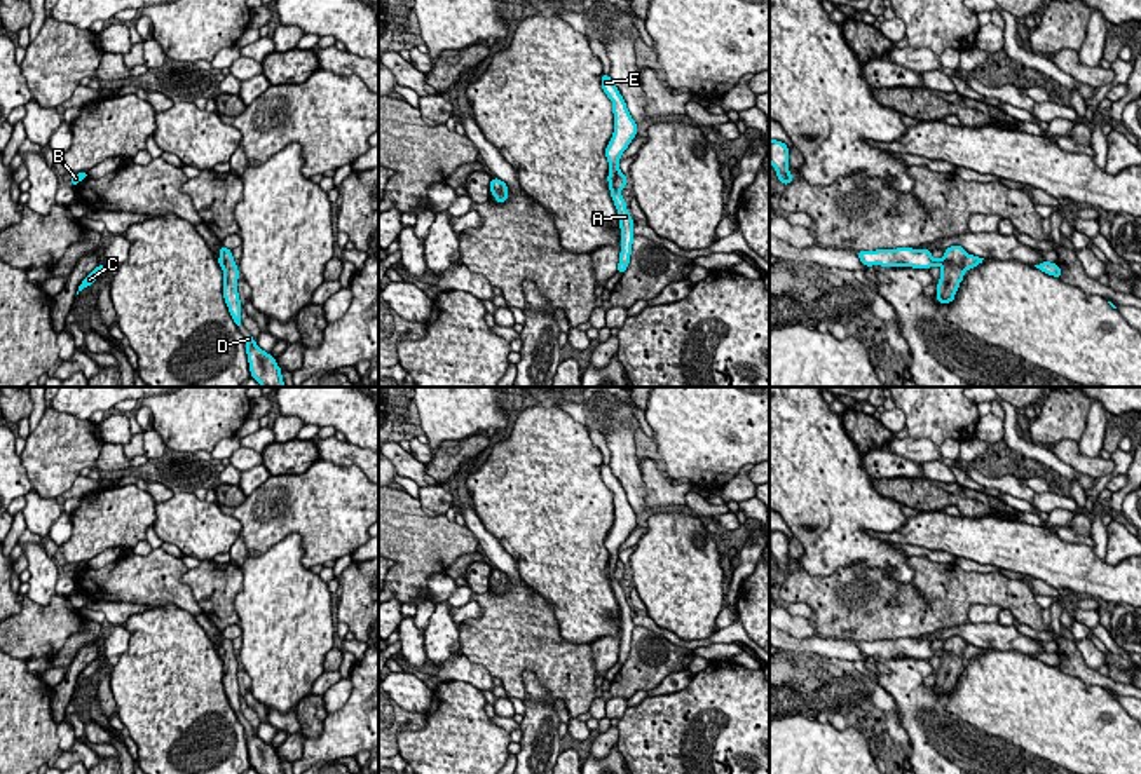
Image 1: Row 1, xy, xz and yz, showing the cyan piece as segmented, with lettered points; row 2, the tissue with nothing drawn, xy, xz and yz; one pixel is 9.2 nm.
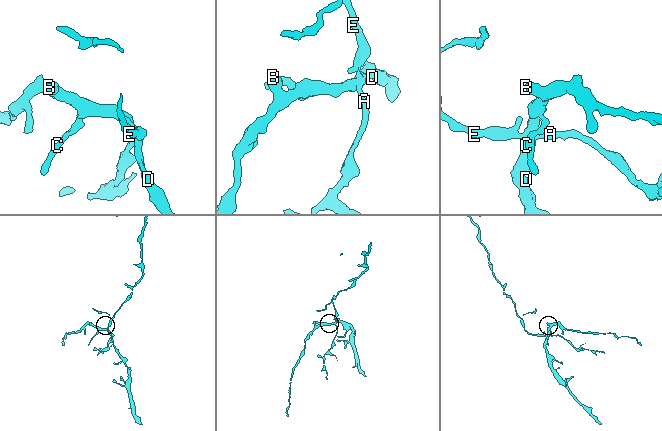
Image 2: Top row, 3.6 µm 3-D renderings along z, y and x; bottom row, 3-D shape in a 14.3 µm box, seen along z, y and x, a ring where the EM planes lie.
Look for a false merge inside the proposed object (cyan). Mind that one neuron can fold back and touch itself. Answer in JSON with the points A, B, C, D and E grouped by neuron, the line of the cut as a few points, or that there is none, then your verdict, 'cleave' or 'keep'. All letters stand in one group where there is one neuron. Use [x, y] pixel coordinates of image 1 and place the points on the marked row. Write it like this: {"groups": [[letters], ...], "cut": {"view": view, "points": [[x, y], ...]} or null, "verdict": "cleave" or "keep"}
{"groups": [["A", "E"], ["B", "C", "D"]], "cut": {"view": "xz", "points": [[618, 168], [613, 178], [613, 187], [618, 192]]}, "verdict": "cleave"}

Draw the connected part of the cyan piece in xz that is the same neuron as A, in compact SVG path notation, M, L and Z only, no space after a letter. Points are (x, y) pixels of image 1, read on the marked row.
M602 73L602 89L607 94L607 98L614 103L614 108L612 108L614 132L612 132L611 143L605 148L605 157L611 166L609 176L607 176L609 190L619 214L621 253L619 253L618 274L623 274L630 263L632 242L635 237L633 218L628 214L626 202L621 197L621 194L612 187L612 181L616 178L616 171L619 169L618 164L619 164L621 153L628 148L632 139L637 136L637 124L632 119L618 87L612 84L611 77L605 73Z

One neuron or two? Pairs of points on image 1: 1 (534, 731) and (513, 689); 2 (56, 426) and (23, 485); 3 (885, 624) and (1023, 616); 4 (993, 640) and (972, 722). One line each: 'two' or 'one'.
1: two
2: two
3: one
4: two

